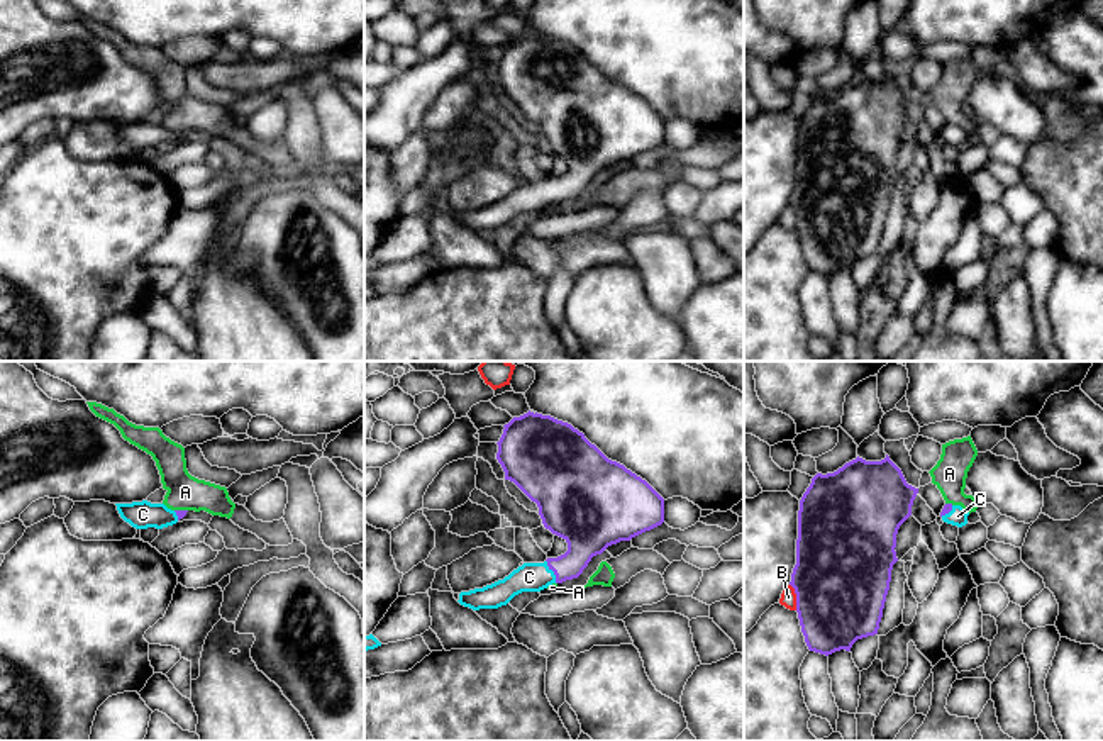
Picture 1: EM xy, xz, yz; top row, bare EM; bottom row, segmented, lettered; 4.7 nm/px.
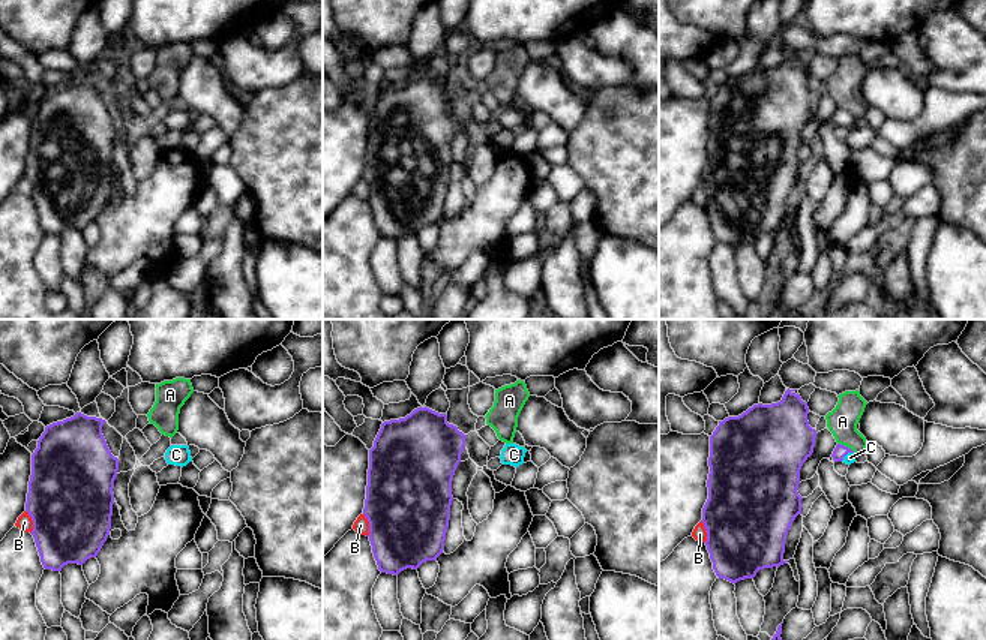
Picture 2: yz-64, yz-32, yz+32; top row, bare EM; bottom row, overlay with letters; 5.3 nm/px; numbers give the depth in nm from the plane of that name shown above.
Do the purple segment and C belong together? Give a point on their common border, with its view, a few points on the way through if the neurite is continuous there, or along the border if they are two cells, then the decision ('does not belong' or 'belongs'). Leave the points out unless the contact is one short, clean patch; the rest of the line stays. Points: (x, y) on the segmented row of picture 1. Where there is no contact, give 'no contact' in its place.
xz (553, 570) | across xz (588, 531), (583, 545), (553, 570), (531, 577) | belongs

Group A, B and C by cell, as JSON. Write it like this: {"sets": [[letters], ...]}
{"sets": [["A"], ["B"], ["C"]]}

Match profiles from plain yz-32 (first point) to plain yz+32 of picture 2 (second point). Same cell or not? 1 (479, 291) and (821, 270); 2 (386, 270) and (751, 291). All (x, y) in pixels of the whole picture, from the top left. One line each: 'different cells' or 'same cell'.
1: same cell
2: different cells

